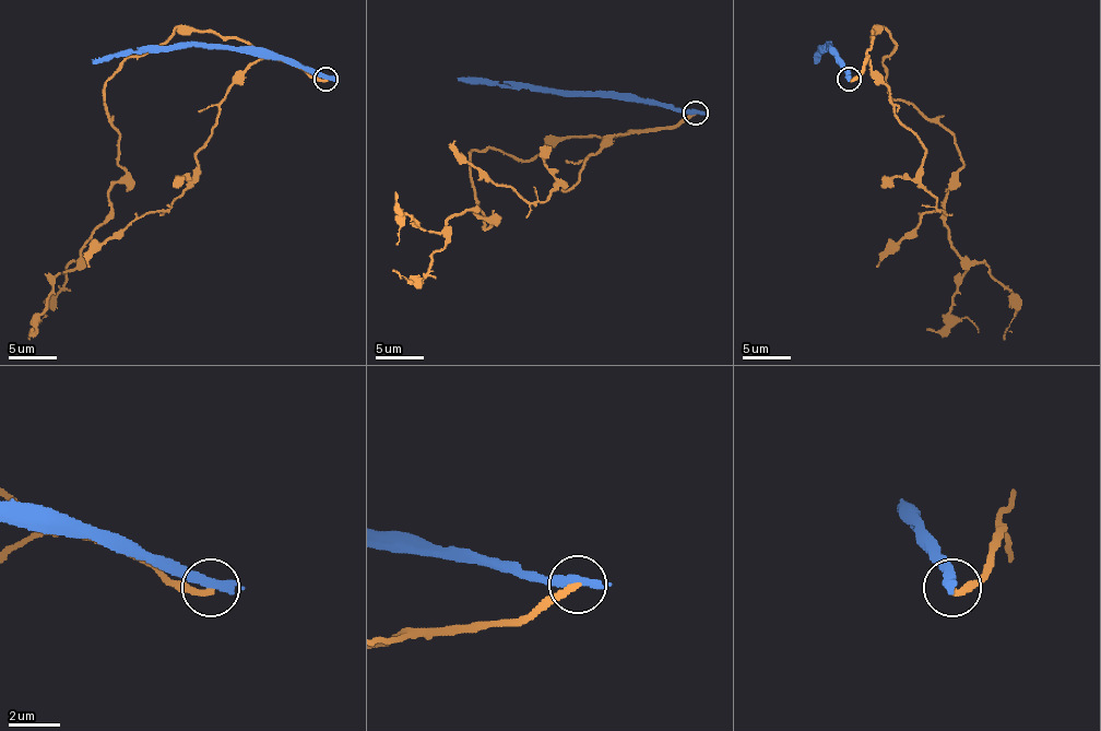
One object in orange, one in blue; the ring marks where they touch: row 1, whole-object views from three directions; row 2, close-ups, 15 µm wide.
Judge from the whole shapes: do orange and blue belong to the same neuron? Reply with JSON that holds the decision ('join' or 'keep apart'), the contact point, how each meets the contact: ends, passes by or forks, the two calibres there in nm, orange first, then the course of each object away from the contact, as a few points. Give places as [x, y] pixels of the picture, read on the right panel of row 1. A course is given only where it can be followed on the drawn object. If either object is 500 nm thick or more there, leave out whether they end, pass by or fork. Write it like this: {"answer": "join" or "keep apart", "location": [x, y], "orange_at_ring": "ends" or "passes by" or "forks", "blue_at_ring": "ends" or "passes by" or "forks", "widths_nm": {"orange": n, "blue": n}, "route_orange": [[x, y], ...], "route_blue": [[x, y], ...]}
{"answer": "keep apart", "location": [849, 79], "widths_nm": {"orange": 280, "blue": 500}, "route_orange": [[849, 78], [884, 27], [896, 45], [887, 92], [954, 138], [944, 226], [1010, 293], [1004, 339]], "route_blue": [[849, 78], [829, 47], [815, 59]]}

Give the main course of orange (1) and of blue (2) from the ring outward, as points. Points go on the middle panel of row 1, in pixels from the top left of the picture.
1: (695, 113), (673, 127), (566, 137), (527, 161), (471, 151), (490, 224), (464, 210), (423, 278), (393, 270)
2: (695, 113), (649, 99), (546, 93), (457, 78)

